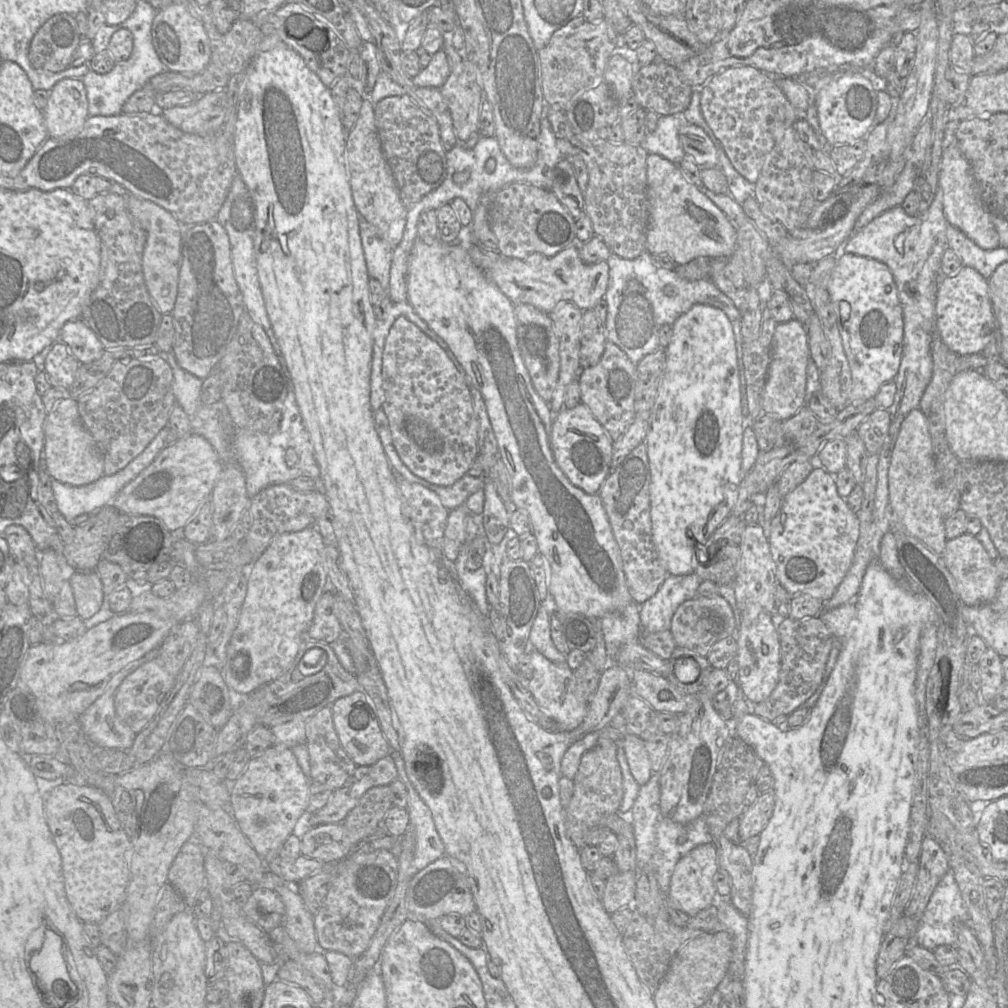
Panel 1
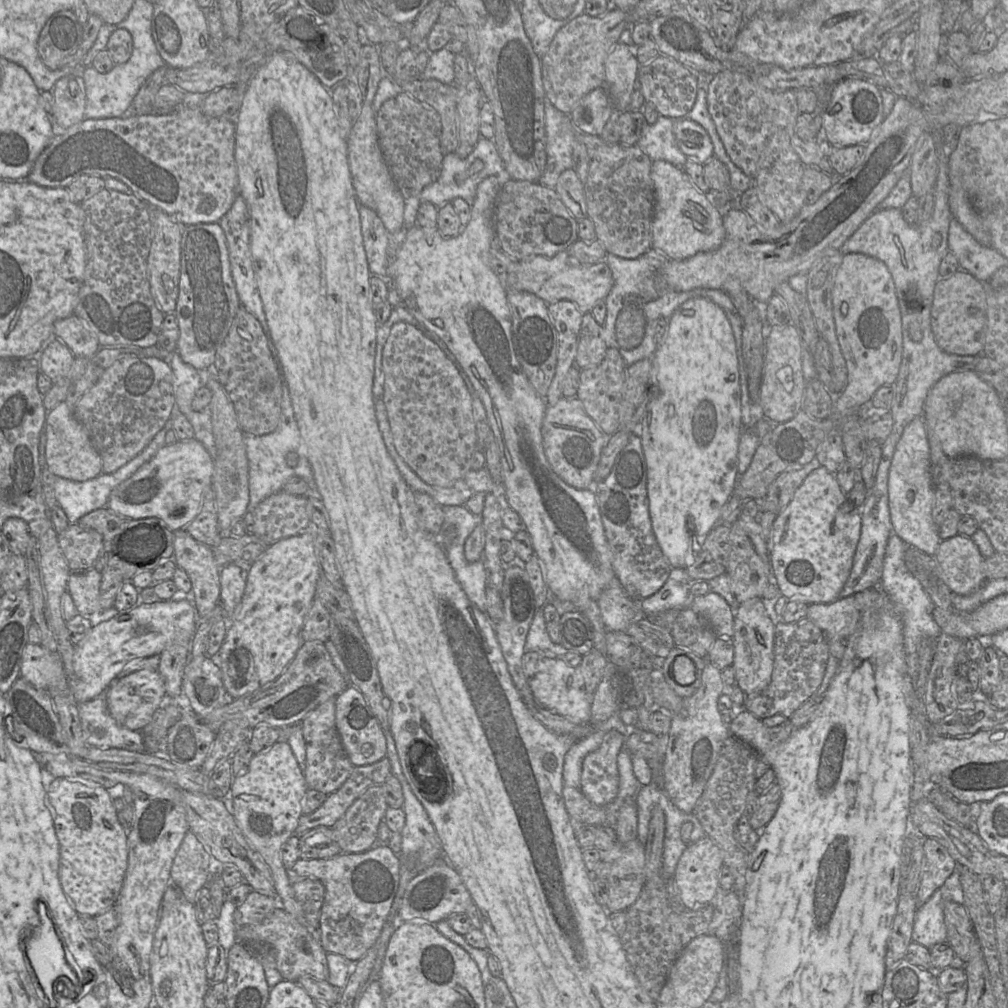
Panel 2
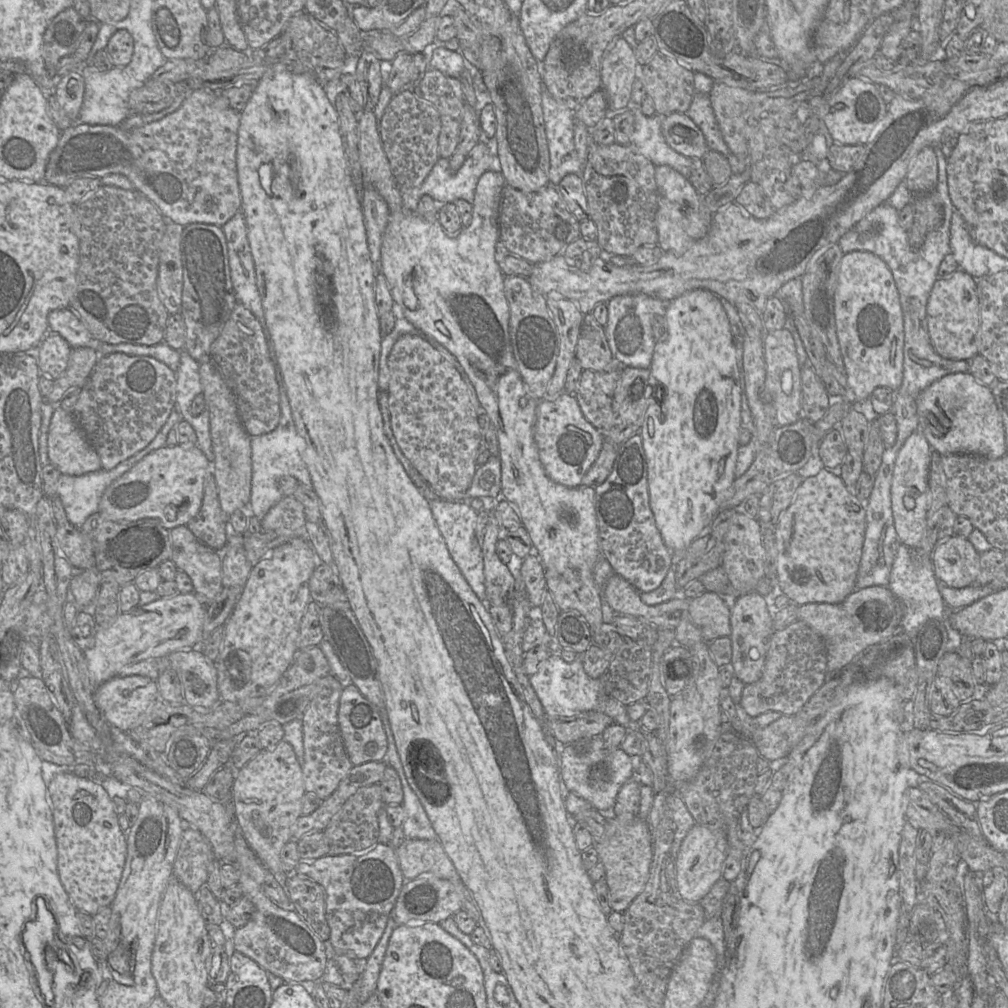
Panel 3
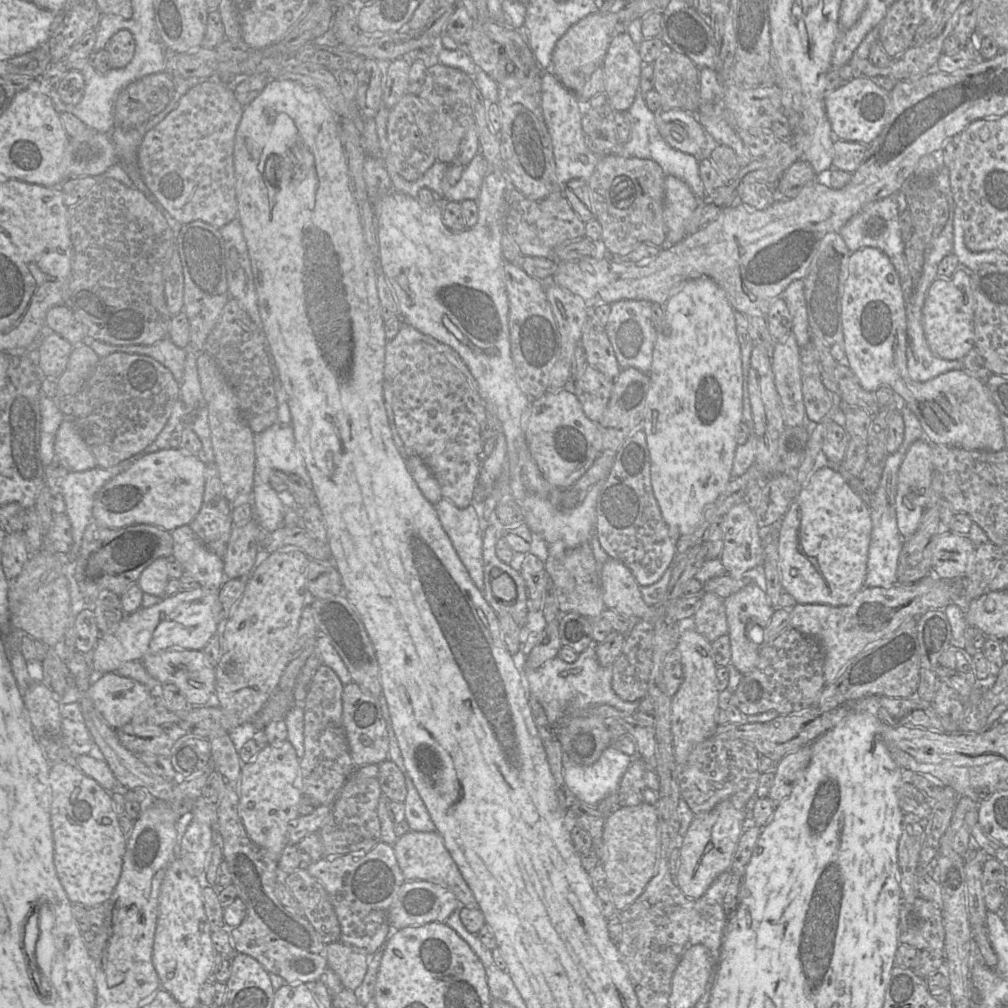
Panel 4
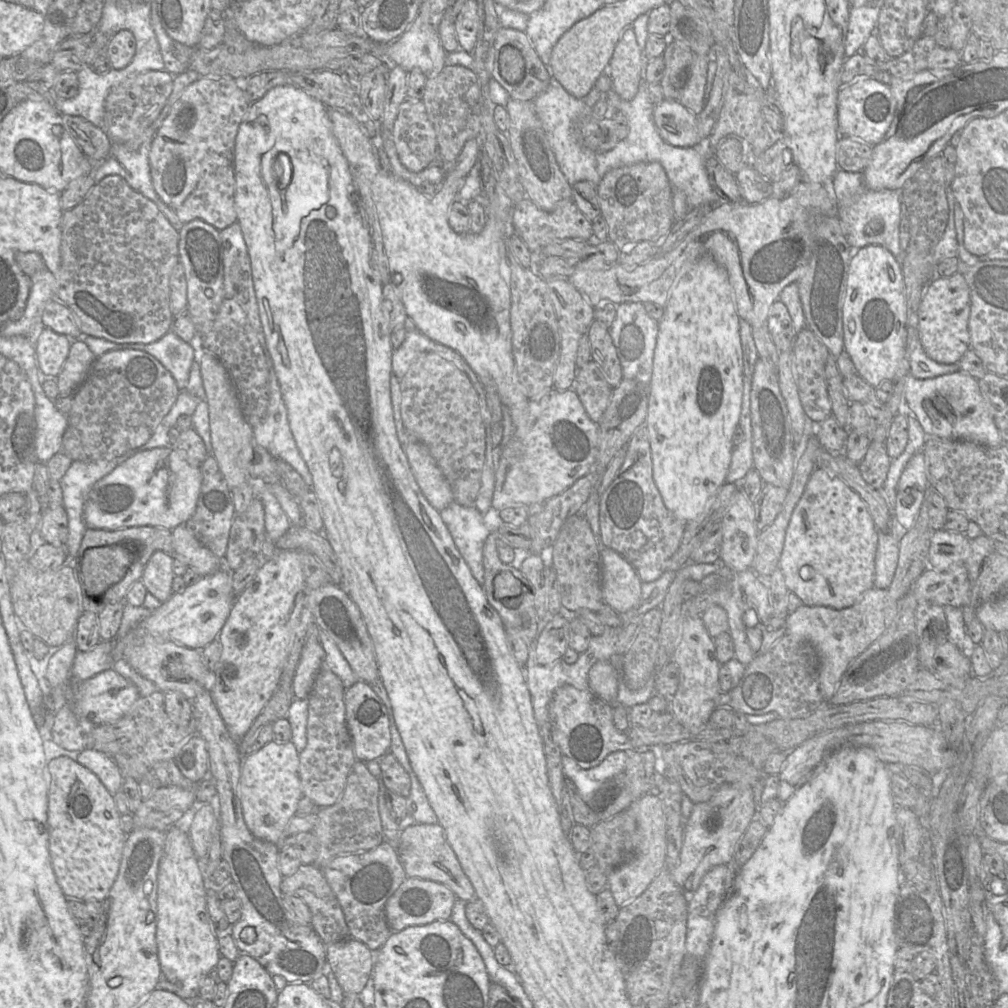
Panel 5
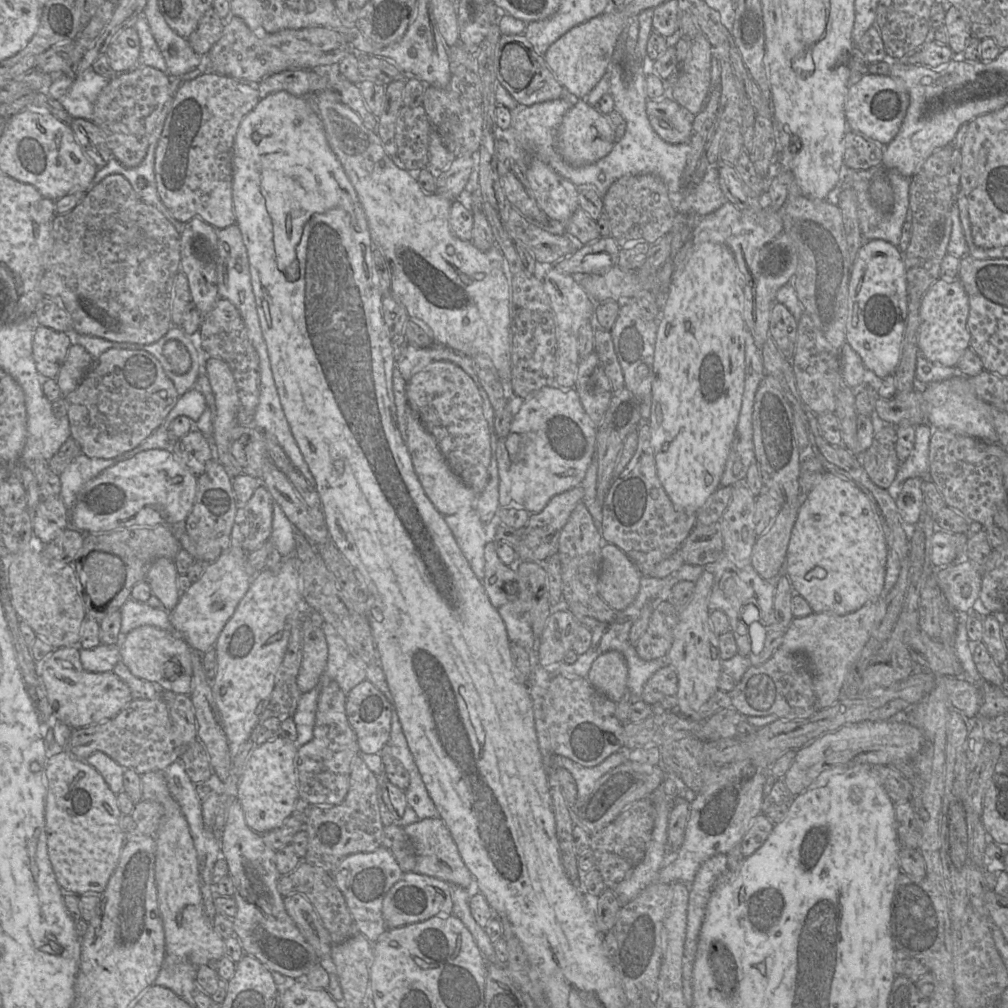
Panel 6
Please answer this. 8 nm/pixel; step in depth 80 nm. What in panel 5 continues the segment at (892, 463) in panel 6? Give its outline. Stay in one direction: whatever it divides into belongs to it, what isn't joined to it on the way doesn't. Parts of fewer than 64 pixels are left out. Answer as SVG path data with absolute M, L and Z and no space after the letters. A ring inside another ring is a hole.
M871 441L867 453L859 463L863 479L874 489L881 489L892 459L887 453L886 442Z

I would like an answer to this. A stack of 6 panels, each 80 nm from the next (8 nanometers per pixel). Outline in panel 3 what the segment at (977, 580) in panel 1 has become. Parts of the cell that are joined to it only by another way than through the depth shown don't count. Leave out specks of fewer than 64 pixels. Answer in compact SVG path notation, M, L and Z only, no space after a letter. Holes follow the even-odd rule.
M962 536L938 540L931 554L936 578L952 588L975 584L980 569L979 555L969 539Z

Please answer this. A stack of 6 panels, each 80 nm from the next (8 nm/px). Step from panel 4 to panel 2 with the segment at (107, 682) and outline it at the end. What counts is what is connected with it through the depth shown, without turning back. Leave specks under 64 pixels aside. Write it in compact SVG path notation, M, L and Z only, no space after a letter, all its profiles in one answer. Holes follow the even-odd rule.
M139 670L115 681L106 689L107 708L112 718L122 727L142 731L166 696L164 683L158 671Z

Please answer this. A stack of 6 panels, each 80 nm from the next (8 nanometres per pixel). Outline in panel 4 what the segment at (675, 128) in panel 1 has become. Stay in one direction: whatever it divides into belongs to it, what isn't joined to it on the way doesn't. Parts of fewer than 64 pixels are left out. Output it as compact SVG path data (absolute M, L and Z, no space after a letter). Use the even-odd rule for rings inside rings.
M639 92L628 109L631 121L631 133L629 140L624 144L619 144L609 151L608 154L614 153L622 157L636 157L650 159L655 161L663 170L664 174L675 176L683 180L692 190L696 198L701 199L705 194L705 188L699 175L699 159L693 155L683 153L670 147L660 135L656 120L655 112L650 111L647 107L644 94Z

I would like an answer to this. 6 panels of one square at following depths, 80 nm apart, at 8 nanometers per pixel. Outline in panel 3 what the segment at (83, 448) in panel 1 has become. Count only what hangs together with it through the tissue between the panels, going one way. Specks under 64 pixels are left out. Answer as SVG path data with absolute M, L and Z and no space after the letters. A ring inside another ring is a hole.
M56 406L48 432L50 462L62 473L80 476L102 468L95 449L74 420L72 412Z

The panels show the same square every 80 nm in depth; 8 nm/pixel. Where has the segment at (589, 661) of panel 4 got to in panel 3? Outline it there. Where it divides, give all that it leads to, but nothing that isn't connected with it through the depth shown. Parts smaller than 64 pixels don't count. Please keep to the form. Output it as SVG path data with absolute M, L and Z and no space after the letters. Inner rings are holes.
M552 655L541 661L537 671L529 676L529 682L535 691L546 716L573 716L588 711L600 711L612 718L614 724L628 730L638 730L639 722L630 720L624 704L605 692L605 674L597 679L587 676L583 669L582 656L578 655L572 663L565 662L560 656Z

